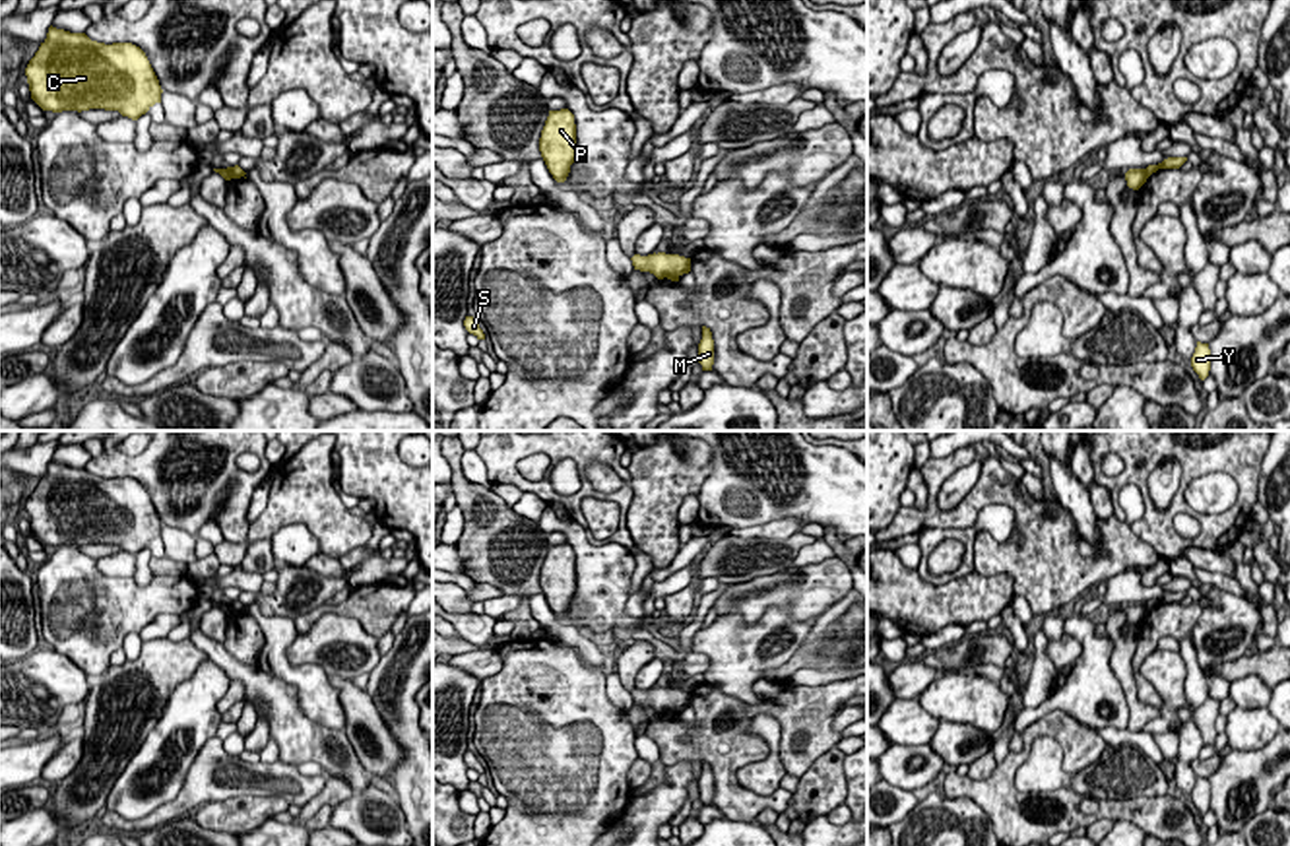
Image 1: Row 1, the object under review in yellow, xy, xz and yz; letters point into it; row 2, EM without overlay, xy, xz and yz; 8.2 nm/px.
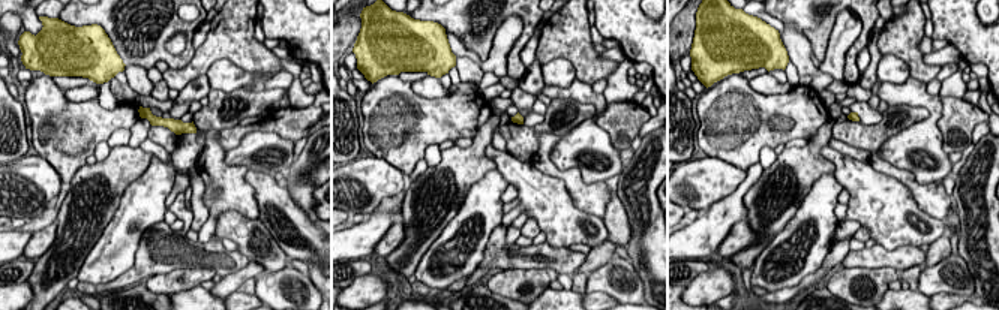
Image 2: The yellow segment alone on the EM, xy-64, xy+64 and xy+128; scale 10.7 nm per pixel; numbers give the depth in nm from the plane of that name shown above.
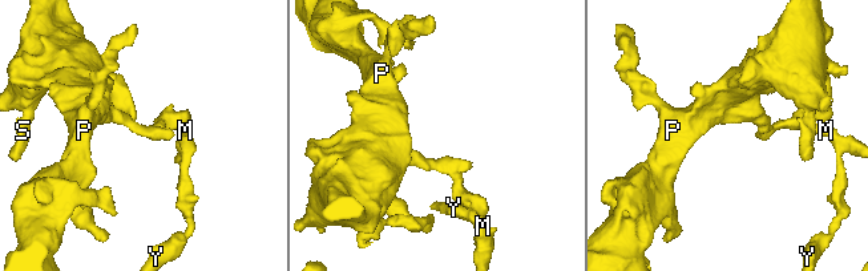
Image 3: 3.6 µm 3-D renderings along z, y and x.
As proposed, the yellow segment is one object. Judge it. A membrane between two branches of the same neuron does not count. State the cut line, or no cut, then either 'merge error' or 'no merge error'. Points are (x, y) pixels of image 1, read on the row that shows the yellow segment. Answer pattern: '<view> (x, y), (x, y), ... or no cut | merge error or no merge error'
yz (1143, 169), (1147, 177) | merge error

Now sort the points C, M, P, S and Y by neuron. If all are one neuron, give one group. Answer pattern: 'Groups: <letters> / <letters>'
Groups: C P S / M Y

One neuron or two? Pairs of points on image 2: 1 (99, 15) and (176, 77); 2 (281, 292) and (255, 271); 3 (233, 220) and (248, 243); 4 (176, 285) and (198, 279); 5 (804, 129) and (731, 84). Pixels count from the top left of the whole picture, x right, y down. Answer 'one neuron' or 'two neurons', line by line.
1: two neurons
2: two neurons
3: one neuron
4: one neuron
5: one neuron

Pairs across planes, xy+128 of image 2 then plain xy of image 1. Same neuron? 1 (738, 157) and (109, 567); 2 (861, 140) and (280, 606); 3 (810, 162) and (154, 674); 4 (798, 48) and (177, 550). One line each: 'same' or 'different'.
1: different
2: same
3: same
4: same

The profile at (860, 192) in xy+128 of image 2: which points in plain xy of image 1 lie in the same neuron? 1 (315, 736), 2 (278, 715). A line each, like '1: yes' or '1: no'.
1: yes
2: yes

